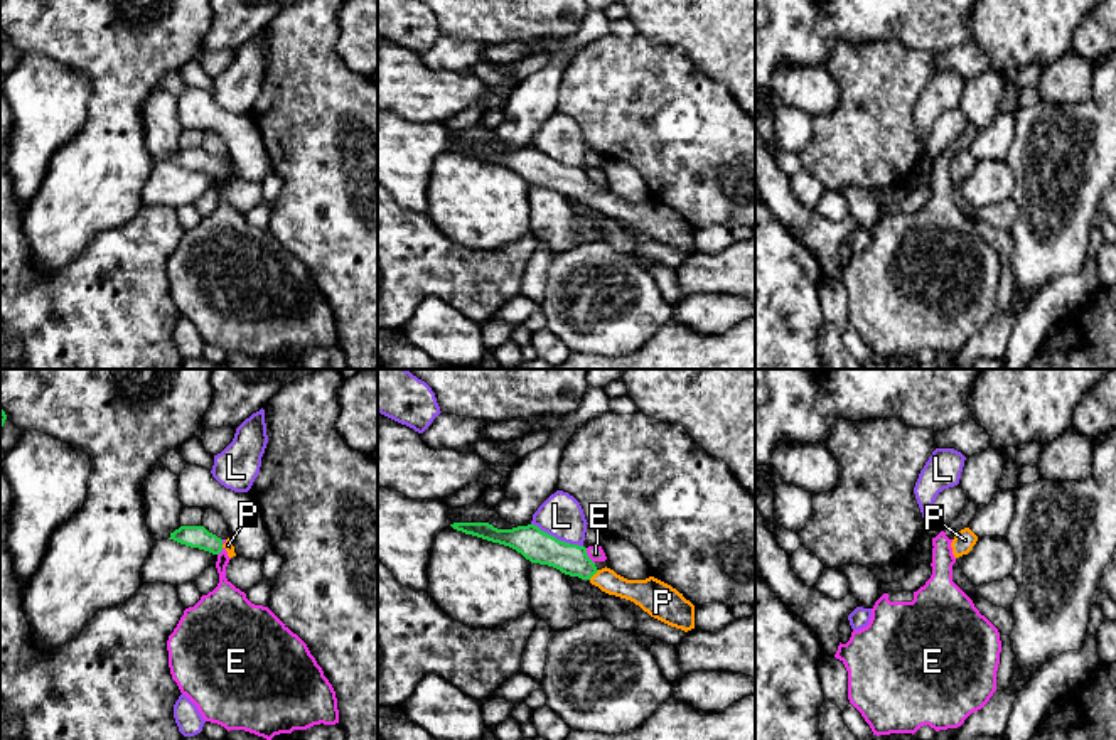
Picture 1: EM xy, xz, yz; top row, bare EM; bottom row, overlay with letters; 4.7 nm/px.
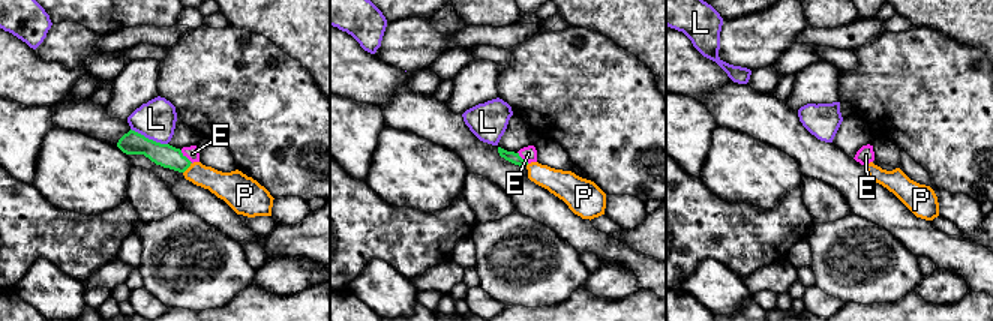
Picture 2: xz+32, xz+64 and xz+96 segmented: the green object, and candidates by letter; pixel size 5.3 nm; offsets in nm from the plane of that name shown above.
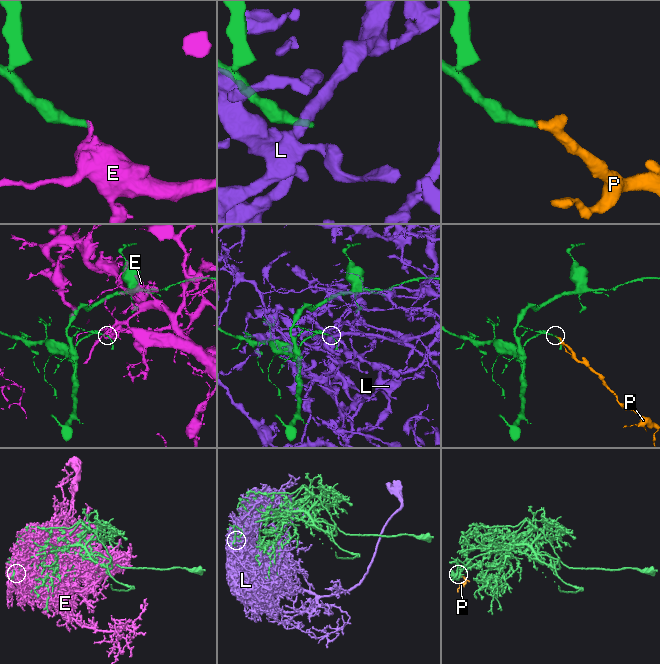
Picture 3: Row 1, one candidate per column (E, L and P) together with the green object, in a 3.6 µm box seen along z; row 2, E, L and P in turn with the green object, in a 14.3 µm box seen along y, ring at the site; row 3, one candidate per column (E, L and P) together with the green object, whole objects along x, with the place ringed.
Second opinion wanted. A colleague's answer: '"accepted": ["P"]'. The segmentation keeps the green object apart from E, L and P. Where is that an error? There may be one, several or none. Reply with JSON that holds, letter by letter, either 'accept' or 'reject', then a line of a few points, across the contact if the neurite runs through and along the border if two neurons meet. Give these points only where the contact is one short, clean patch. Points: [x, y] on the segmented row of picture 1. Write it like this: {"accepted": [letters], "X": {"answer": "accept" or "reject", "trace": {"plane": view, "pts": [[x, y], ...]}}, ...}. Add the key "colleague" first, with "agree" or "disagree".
{"colleague": "agree", "accepted": ["P"], "E": {"answer": "reject"}, "L": {"answer": "reject"}, "P": {"answer": "accept", "trace": {"plane": "xz", "pts": [[572, 560], [594, 573], [624, 589], [643, 592]]}}}

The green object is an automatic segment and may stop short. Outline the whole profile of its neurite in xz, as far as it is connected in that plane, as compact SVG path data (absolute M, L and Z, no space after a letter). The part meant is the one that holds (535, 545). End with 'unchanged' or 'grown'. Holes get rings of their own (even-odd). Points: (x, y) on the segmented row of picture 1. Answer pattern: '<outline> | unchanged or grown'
M453 523L450 526L465 534L509 546L531 563L548 565L565 575L588 580L609 595L634 602L651 617L671 627L684 632L695 629L695 605L671 585L654 576L627 580L607 566L598 570L585 546L560 541L534 524L512 529L497 529L489 523Z | grown

